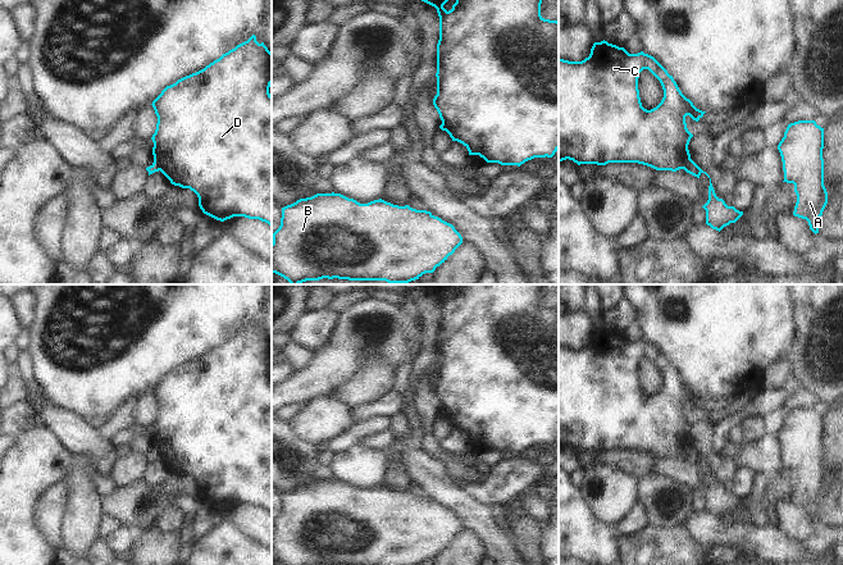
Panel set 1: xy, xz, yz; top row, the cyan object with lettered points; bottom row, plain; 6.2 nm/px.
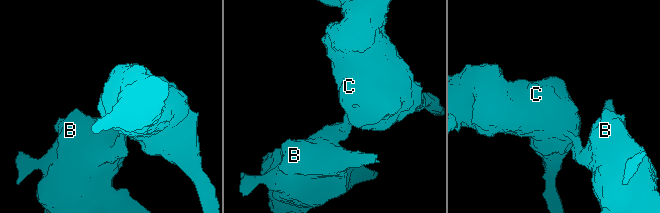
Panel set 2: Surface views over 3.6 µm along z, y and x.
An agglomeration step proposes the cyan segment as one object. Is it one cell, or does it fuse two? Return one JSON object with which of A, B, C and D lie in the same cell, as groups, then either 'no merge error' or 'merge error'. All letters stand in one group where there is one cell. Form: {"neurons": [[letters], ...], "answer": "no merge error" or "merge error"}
{"neurons": [["A", "B"], ["C", "D"]], "answer": "merge error"}

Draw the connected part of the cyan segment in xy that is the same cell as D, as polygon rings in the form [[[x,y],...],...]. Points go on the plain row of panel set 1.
[[[252,322],[247,328],[237,332],[234,336],[223,341],[204,356],[178,366],[167,373],[161,381],[152,388],[152,395],[158,404],[156,416],[151,427],[154,429],[152,442],[158,447],[159,457],[170,468],[172,471],[182,475],[190,475],[199,484],[199,493],[204,501],[224,509],[233,504],[245,504],[259,506],[272,512],[272,340],[264,332],[256,328]]]

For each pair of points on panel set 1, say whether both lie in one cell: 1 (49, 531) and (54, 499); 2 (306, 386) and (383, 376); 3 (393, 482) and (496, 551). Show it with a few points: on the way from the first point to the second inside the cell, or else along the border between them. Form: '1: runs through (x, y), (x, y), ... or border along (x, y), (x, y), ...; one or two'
1: runs through (49, 523), (50, 506); one
2: border along (364, 360), (349, 377), (338, 382), (324, 395); two
3: border along (390, 459), (400, 463), (411, 481); two

